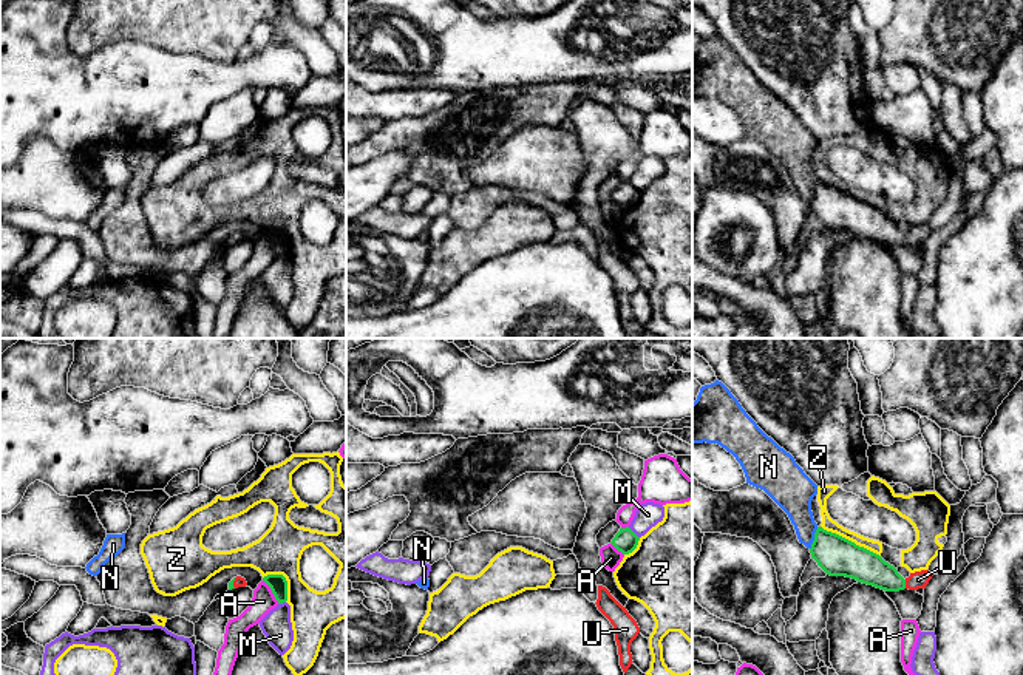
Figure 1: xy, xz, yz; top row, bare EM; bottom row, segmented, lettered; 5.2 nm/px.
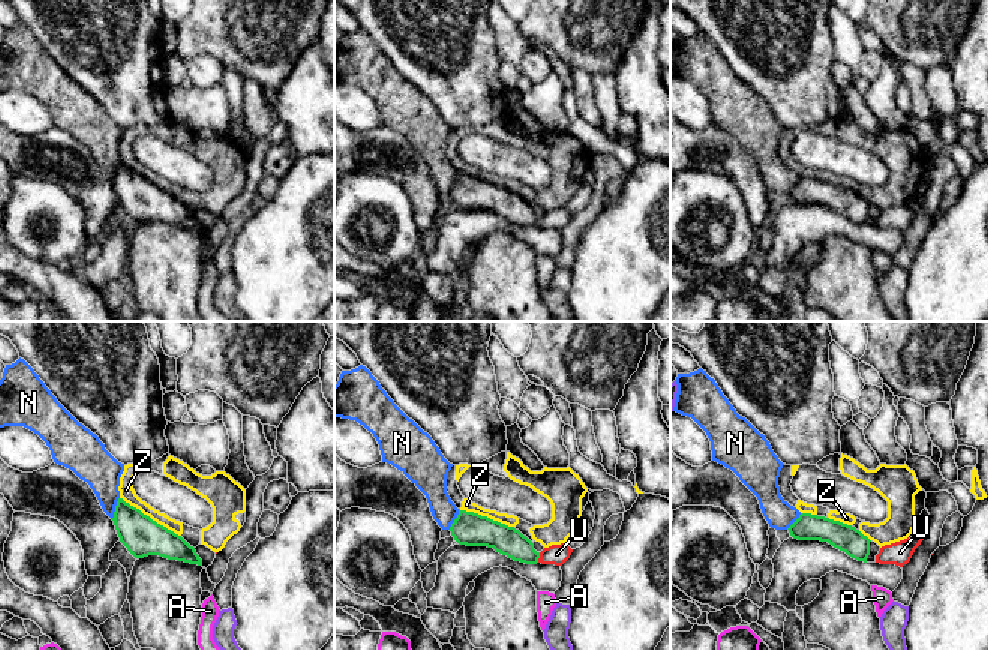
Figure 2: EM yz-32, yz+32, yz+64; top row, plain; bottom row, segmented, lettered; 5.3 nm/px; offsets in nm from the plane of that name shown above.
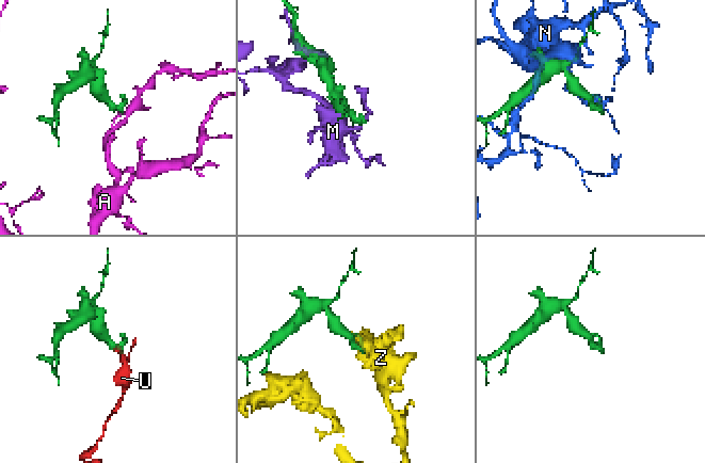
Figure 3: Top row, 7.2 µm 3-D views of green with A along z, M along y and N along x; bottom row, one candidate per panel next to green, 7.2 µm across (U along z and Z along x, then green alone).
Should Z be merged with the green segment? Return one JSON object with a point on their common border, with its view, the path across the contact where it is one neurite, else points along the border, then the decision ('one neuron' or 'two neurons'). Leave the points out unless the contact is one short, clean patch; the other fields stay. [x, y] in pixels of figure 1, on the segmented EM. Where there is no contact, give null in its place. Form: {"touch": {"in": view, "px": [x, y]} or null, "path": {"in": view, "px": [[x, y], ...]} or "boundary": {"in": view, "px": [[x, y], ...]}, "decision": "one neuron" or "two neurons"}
{"touch": {"in": "yz", "px": [850, 541]}, "decision": "two neurons"}

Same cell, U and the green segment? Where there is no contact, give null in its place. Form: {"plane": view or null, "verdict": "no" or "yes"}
{"plane": "yz", "verdict": "yes"}

